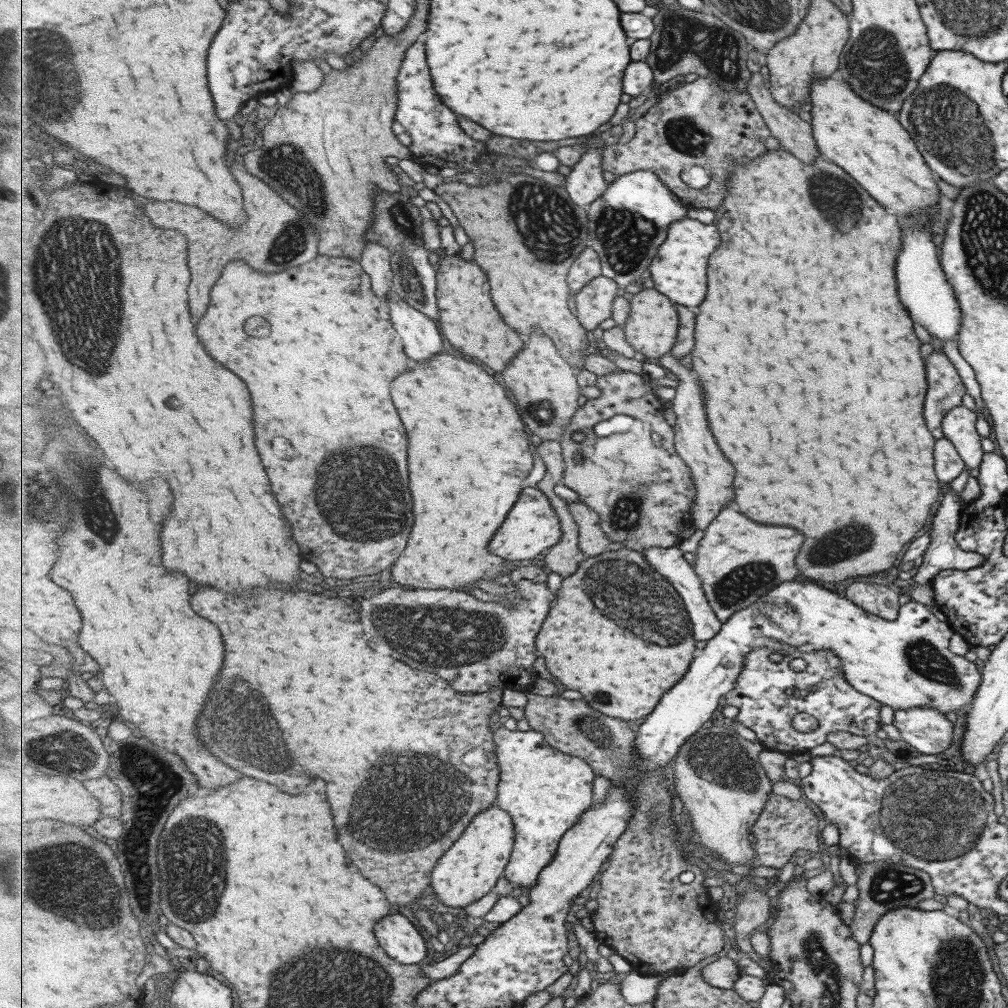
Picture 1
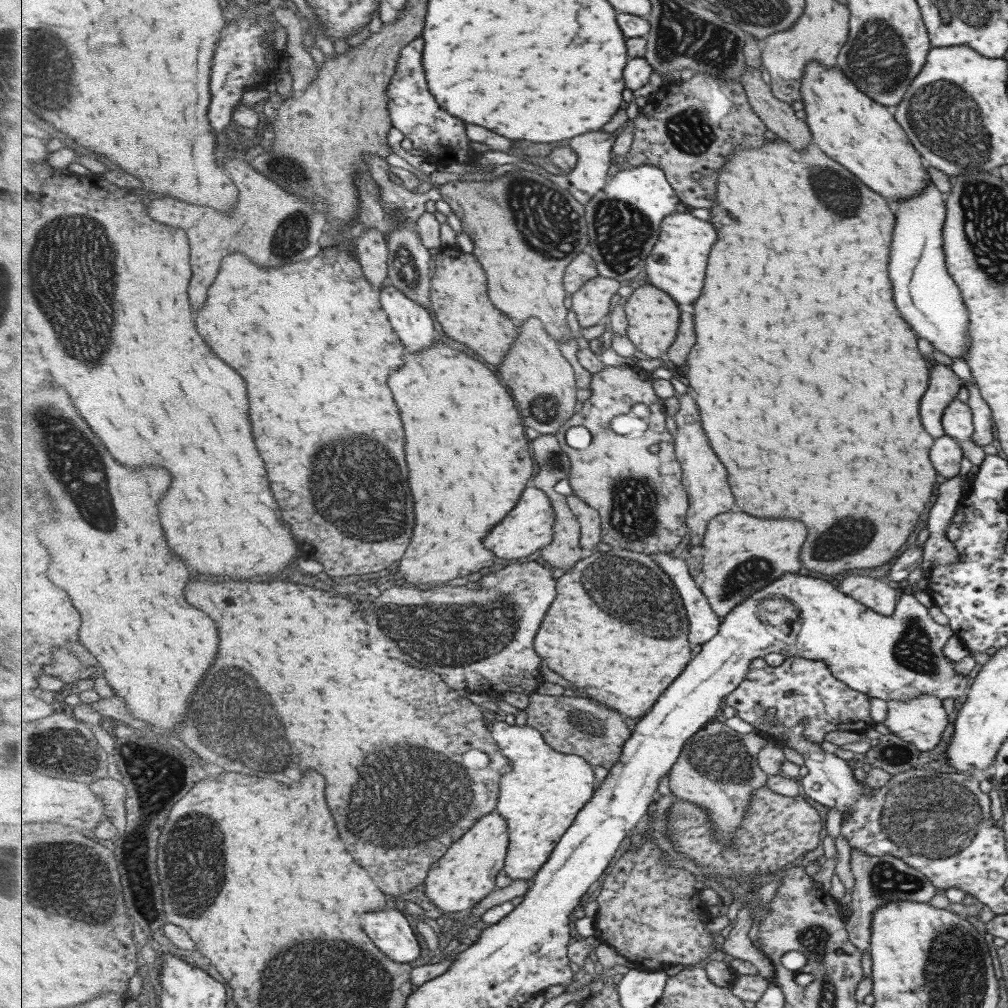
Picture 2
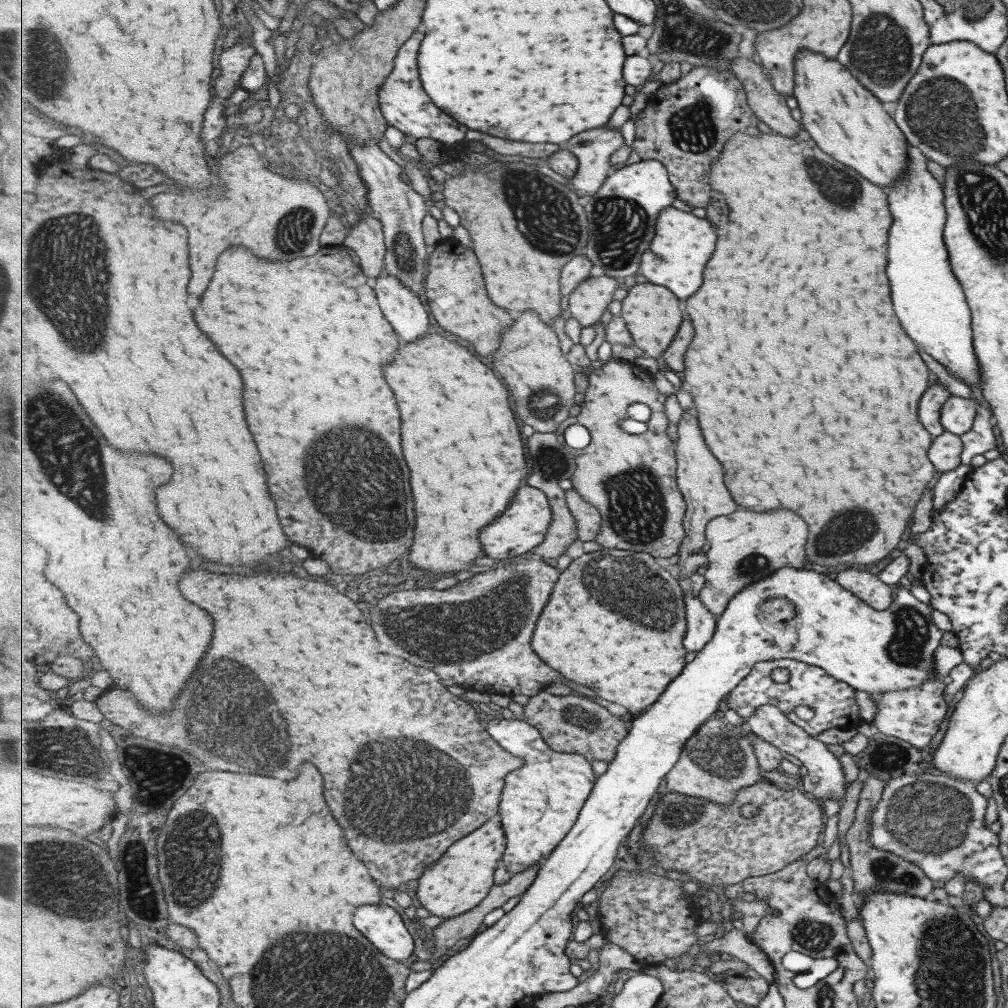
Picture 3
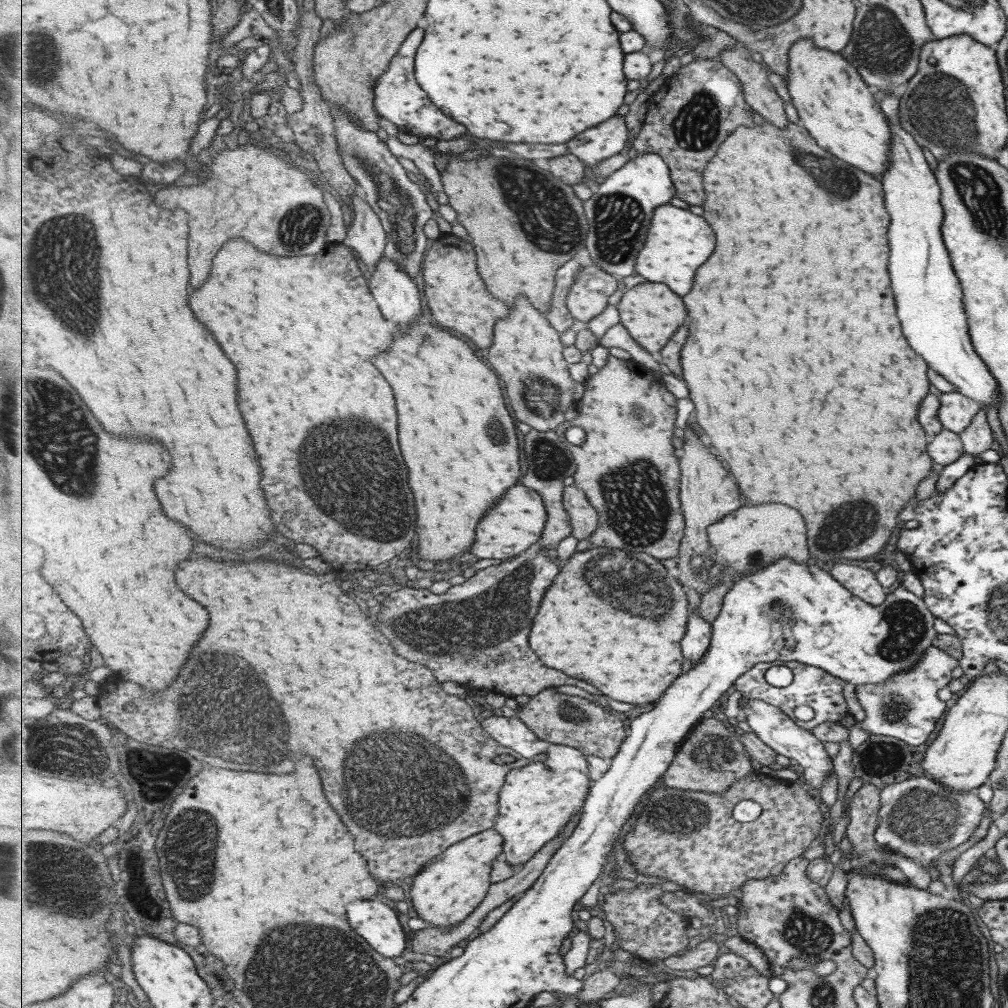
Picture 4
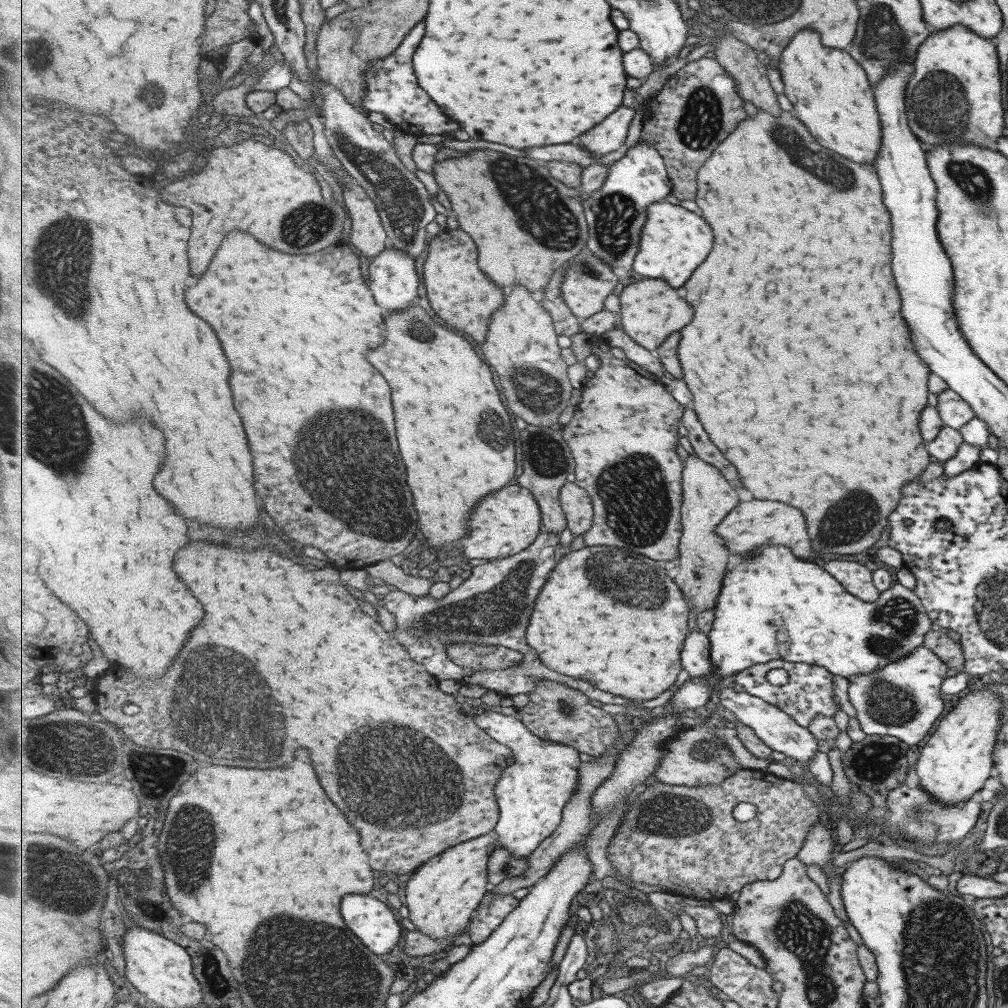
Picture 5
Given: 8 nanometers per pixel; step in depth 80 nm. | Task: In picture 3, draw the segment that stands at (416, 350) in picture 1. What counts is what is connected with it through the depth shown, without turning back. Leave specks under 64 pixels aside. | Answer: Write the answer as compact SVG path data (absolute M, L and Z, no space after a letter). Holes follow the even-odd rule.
M383 272L372 281L375 292L379 292L381 308L395 326L395 330L407 340L413 342L429 332L429 312L419 300L419 295L408 287L399 277Z

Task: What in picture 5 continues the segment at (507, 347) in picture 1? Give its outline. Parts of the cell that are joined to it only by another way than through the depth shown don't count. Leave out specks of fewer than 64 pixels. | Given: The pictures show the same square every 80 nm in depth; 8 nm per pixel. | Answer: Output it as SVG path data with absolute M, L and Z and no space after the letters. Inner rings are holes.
M443 228L435 237L430 237L428 256L424 263L424 284L431 304L443 318L446 326L455 326L475 340L483 342L489 332L491 314L503 306L505 296L503 288L493 284L493 280L481 272L479 266L479 250L473 238L463 230Z

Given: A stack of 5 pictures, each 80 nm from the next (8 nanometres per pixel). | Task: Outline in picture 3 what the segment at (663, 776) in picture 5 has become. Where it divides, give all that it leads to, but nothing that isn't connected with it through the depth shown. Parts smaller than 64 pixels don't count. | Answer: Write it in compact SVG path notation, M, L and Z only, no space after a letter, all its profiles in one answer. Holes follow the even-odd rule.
M723 718L708 720L686 743L678 763L667 776L667 790L706 798L722 806L730 805L741 789L764 780L752 745L752 734L752 731L727 724Z

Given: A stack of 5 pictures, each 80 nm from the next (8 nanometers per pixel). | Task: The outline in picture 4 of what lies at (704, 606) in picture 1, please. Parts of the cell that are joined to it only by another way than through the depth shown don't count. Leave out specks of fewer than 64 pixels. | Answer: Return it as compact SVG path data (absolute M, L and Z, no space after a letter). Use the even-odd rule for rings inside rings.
M698 609L692 611L686 635L682 640L682 651L692 666L699 663L709 650L713 635L714 628L707 618L703 618Z

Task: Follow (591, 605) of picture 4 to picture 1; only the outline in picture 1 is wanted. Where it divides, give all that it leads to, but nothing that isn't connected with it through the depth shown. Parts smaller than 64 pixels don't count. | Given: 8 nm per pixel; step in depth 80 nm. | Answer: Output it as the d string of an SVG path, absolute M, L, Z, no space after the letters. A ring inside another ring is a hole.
M627 547L588 557L573 576L563 578L537 640L541 656L561 684L583 692L593 708L623 720L645 719L655 710L663 695L690 670L697 644L688 609L674 584L642 552ZM625 592L627 600L621 600ZM613 620L619 620L623 628ZM645 640L655 640L655 644Z

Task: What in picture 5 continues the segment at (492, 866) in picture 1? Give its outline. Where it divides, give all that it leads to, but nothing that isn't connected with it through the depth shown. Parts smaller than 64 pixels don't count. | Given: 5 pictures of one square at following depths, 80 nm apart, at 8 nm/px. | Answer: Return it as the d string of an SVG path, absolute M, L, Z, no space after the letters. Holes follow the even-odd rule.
M490 833L449 848L412 873L406 886L406 906L408 918L416 930L431 938L450 938L462 934L469 927L474 912L491 888L489 860L499 845L497 836Z

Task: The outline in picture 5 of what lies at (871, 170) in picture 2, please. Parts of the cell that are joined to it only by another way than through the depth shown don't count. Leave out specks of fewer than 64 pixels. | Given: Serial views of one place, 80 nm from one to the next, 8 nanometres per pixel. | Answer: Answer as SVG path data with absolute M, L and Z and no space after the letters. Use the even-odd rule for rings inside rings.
M806 28L798 30L794 34L774 66L778 68L783 83L783 93L791 103L790 112L799 116L799 120L803 120L803 124L807 124L807 128L811 128L809 132L813 132L813 136L815 136L815 140L819 140L819 144L841 154L843 158L847 158L851 162L874 163L880 145L881 125L875 108L873 87L863 72L863 68L859 64L855 64L855 60L849 54L823 45L819 33Z

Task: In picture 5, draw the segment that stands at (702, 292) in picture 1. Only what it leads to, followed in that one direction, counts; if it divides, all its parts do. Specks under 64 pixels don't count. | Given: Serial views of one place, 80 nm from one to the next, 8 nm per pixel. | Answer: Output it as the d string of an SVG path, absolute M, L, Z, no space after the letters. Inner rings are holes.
M659 201L649 206L648 214L635 270L645 278L665 278L669 284L675 284L675 288L681 288L709 256L715 240L713 230L701 216L687 210L682 204Z

